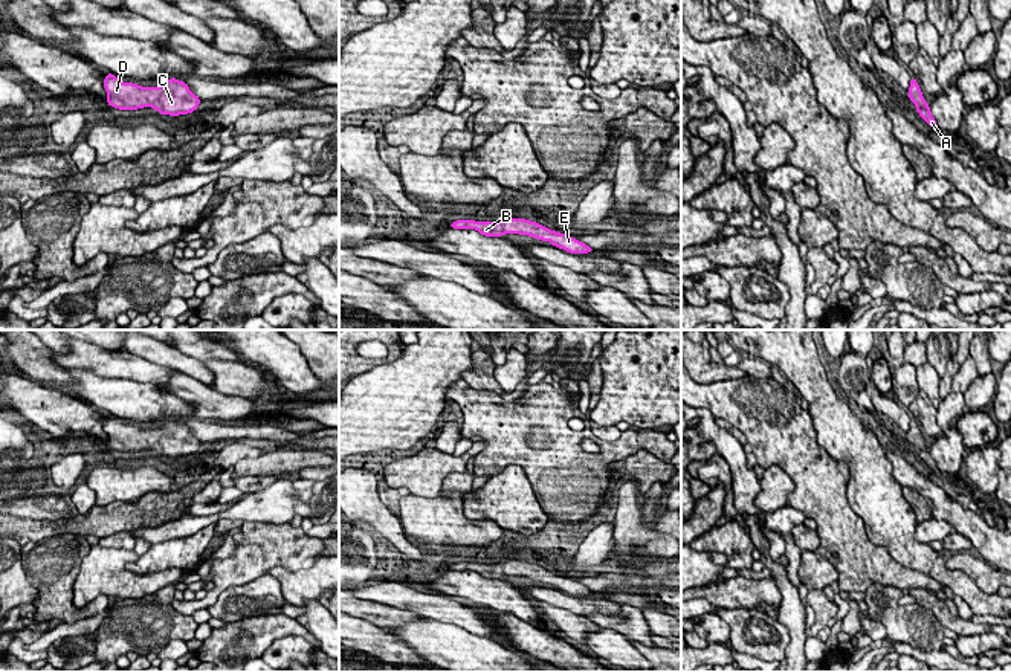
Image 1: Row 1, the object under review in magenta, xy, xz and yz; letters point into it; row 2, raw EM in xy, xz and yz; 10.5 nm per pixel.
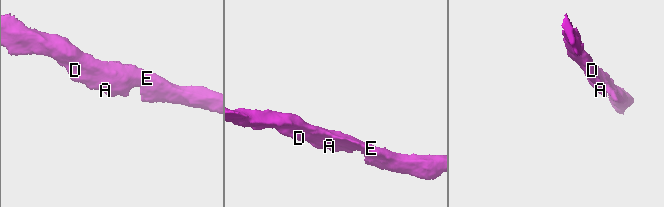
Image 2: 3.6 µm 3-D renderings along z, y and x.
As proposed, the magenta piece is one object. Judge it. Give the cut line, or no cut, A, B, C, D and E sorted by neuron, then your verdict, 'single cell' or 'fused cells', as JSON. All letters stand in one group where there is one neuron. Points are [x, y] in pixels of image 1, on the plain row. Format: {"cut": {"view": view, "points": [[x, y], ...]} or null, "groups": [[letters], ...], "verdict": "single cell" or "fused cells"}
{"cut": null, "groups": [["A", "B", "C", "D", "E"]], "verdict": "single cell"}

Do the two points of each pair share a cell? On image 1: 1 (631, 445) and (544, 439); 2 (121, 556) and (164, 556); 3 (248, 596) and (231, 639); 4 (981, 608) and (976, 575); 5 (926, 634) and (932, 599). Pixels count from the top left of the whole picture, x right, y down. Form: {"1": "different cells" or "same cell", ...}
{"1": "same cell", "2": "different cells", "3": "different cells", "4": "different cells", "5": "different cells"}

